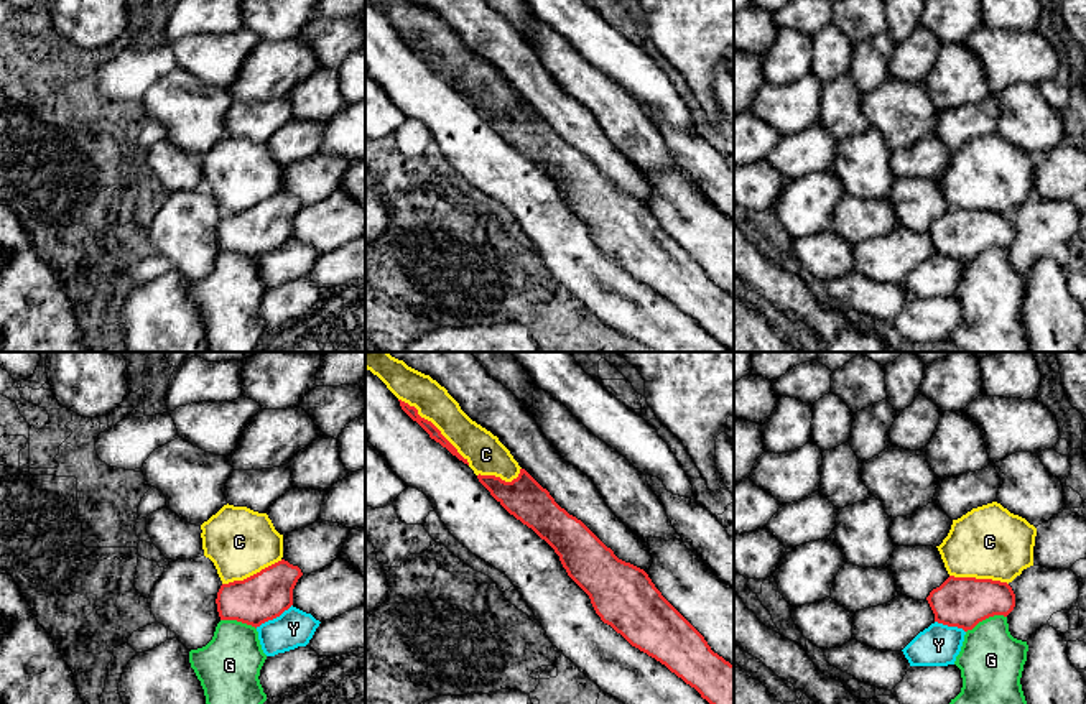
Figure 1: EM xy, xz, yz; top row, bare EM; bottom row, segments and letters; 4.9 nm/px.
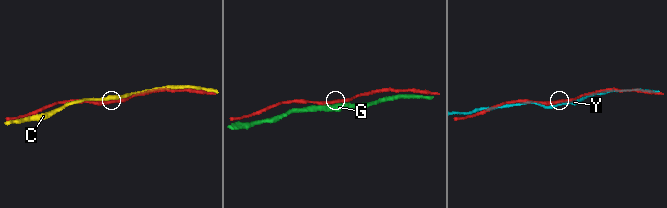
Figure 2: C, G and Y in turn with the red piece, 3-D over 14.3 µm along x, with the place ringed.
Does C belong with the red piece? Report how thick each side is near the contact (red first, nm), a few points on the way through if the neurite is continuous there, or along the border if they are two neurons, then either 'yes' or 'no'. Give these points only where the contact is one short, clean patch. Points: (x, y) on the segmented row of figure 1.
60 nm thick on the red side, 180 nm on the other; no

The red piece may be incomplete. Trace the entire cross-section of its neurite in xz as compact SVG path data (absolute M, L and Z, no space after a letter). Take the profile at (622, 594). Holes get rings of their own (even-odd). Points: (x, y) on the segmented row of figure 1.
M525 469L512 482L477 475L490 495L531 528L559 556L568 576L589 595L601 620L632 646L665 665L709 704L734 704L734 665L714 653L704 637L661 595L648 574L607 548L581 520L561 508Z

